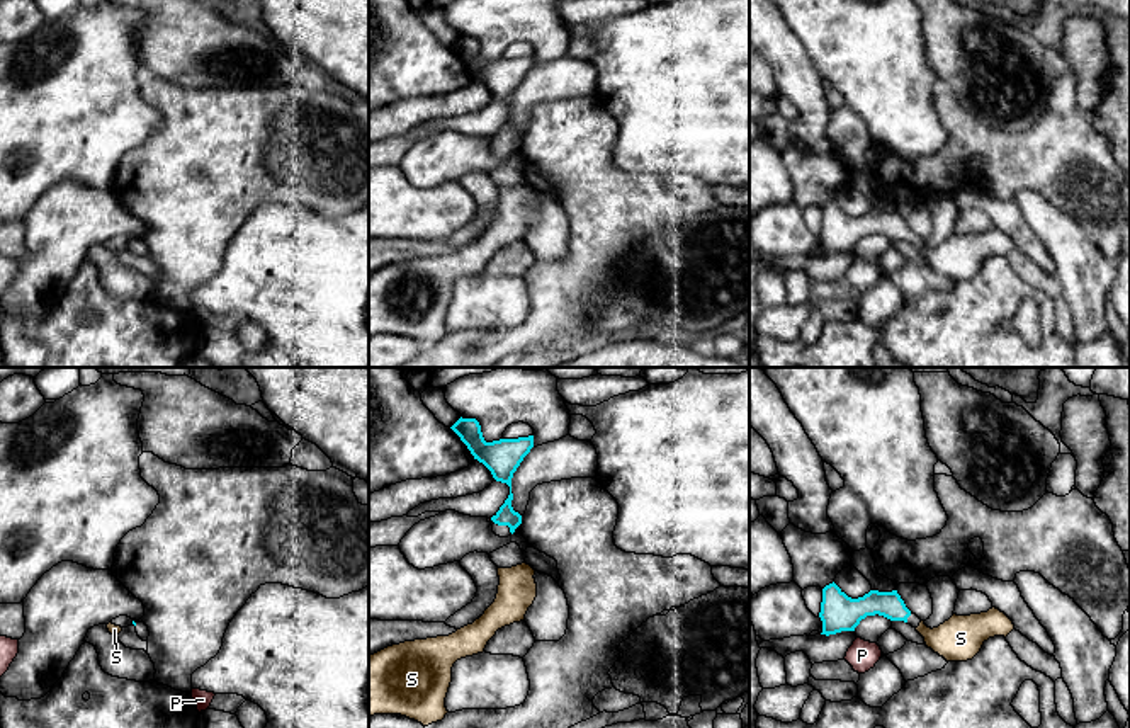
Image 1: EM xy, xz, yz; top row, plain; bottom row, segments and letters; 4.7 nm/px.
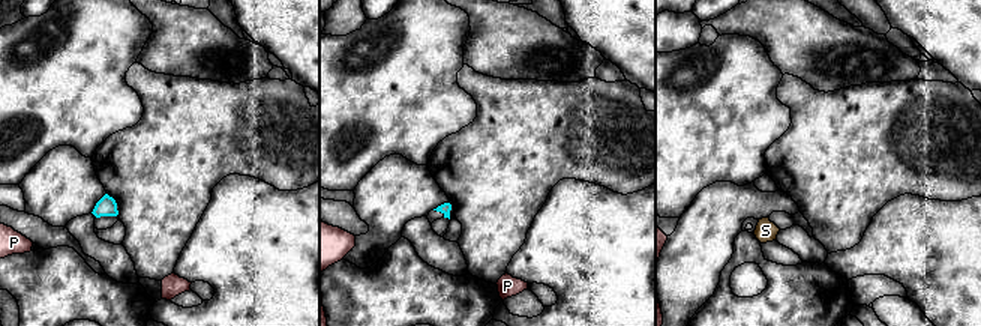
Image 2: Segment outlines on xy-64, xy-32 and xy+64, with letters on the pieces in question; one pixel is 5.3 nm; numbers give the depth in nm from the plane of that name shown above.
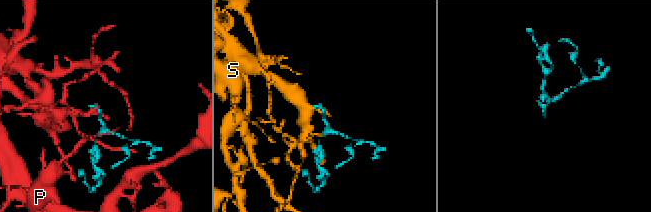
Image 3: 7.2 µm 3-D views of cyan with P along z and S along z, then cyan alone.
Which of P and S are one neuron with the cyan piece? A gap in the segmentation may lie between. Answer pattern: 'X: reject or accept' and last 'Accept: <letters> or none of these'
P: reject
S: accept
Accept: S

